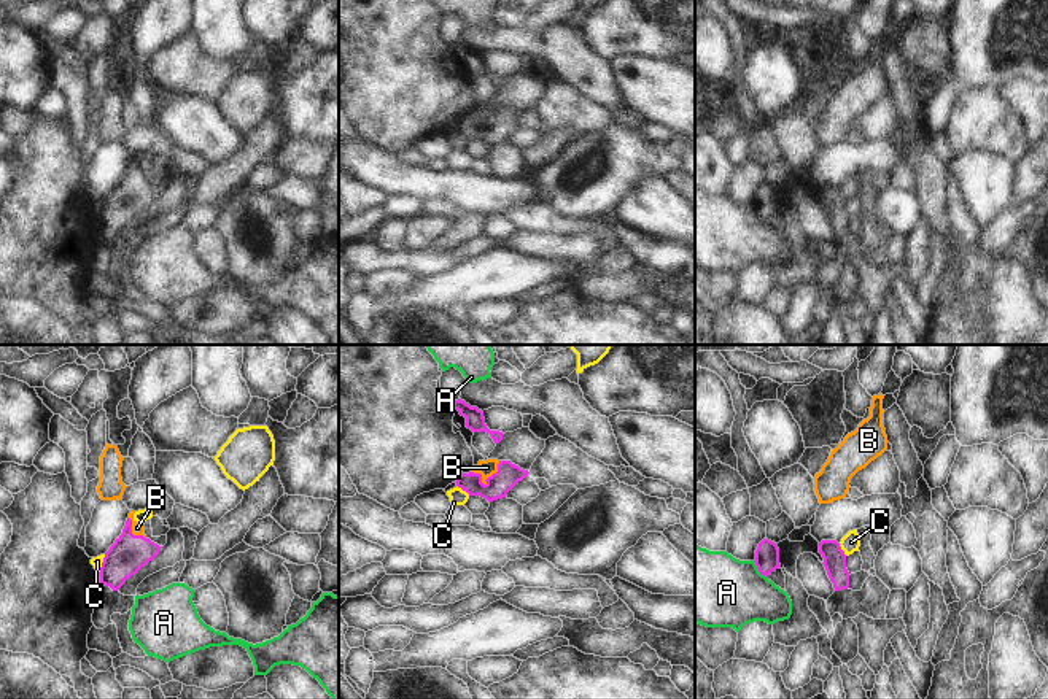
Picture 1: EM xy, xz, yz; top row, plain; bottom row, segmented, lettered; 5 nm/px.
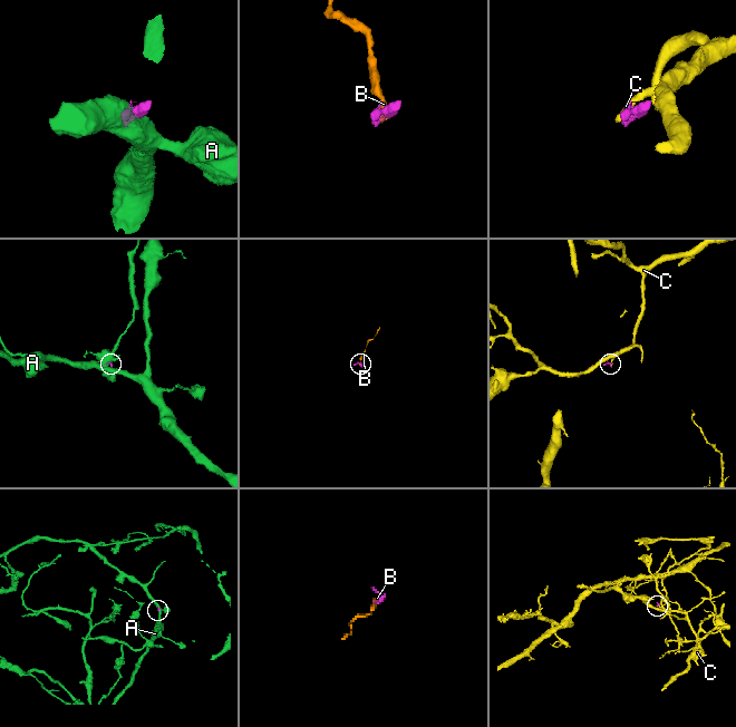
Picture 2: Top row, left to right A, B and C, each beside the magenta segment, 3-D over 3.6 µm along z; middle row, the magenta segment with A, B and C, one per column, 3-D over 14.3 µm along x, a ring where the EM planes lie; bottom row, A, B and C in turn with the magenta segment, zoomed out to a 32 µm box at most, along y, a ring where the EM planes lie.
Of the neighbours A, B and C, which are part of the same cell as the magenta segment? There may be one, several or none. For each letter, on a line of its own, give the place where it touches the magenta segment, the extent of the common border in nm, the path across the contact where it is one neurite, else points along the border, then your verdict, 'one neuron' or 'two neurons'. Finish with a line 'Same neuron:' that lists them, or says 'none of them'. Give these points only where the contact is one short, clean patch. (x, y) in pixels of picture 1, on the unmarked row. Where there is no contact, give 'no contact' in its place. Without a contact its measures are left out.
A: yz (759, 215) | 120 nm | along yz (753, 205), (767, 221) | two neurons
B: xz (489, 121) | 160 nm | across xz (498, 129), (489, 121), (487, 111) | one neuron
C: xz (463, 134) | 90 nm | along xz (457, 129), (469, 139) | two neurons
Same neuron: B

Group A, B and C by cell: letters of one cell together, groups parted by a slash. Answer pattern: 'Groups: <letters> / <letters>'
Groups: A / B / C

